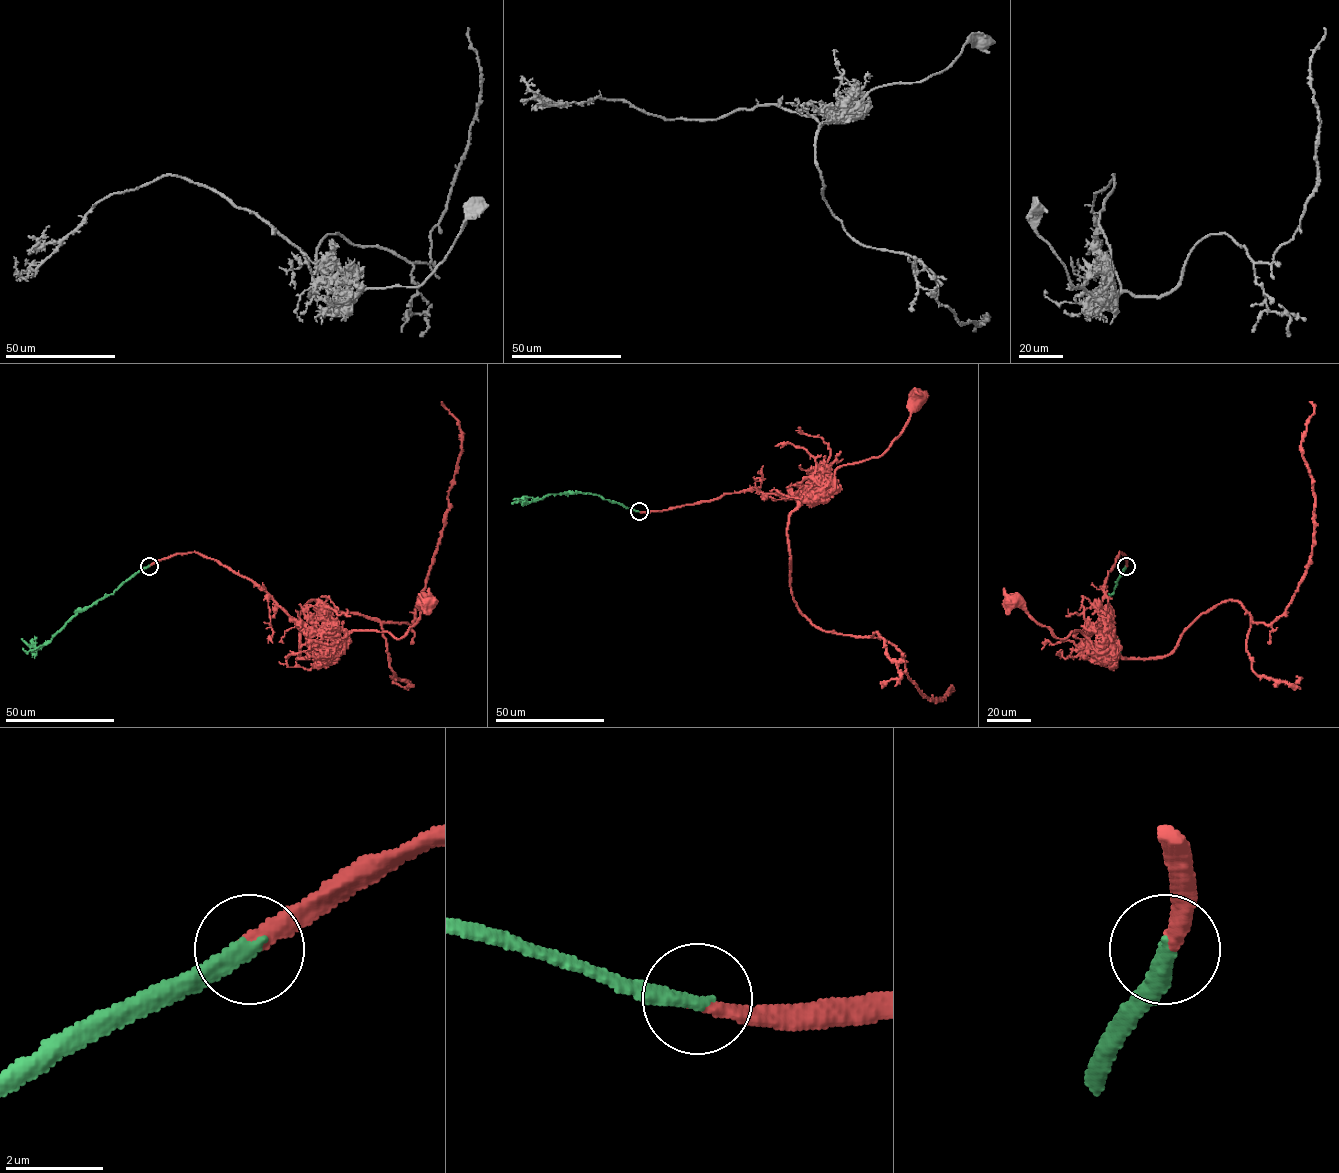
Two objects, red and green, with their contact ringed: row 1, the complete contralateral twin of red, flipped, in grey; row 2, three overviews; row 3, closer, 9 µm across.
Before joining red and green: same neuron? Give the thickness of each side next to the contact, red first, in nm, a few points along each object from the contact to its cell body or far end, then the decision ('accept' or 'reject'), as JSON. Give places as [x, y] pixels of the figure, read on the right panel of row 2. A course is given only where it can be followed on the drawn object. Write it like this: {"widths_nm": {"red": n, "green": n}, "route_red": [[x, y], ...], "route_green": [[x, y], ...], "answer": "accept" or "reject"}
{"widths_nm": {"red": 320, "green": 320}, "route_red": [[1126, 566], [1120, 552], [1104, 588], [1113, 620], [1108, 653], [1098, 653], [1078, 630], [1058, 638], [1009, 602]], "route_green": [[1126, 566], [1108, 600], [1109, 631], [1116, 648], [1118, 638]], "answer": "accept"}

